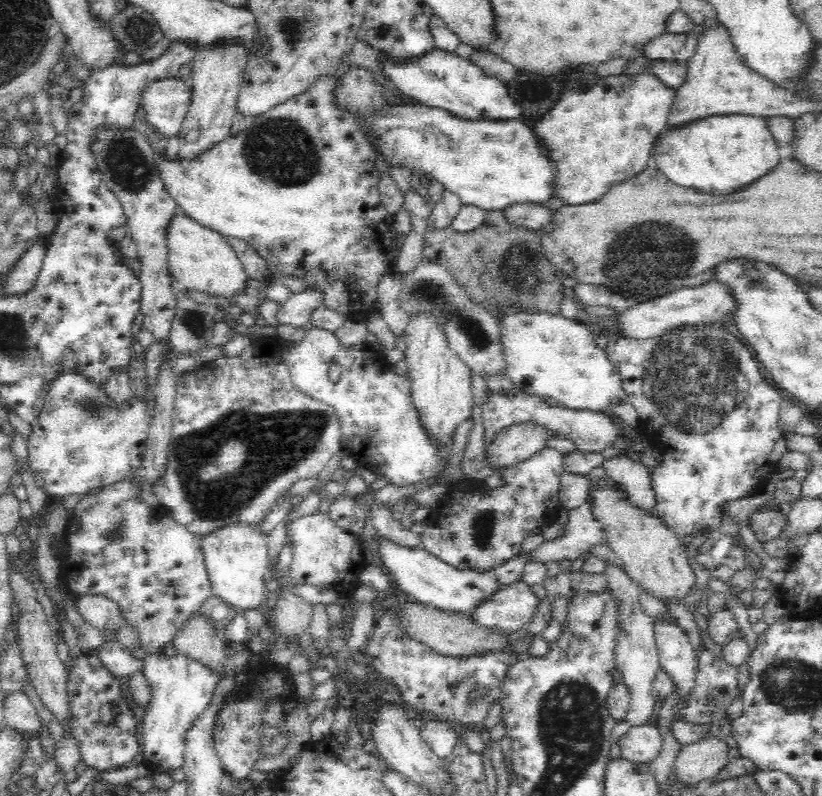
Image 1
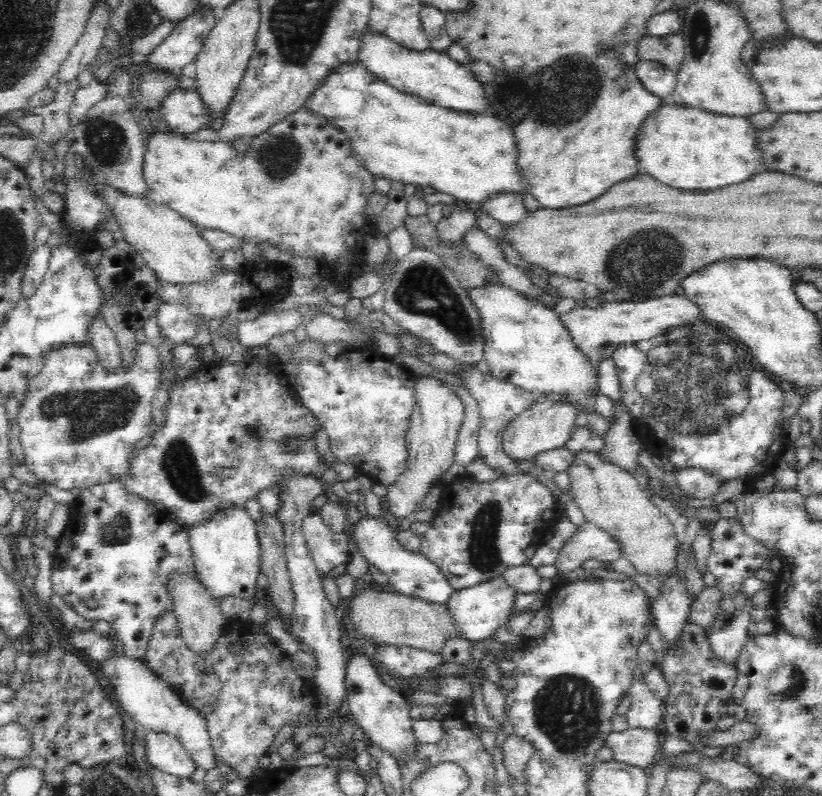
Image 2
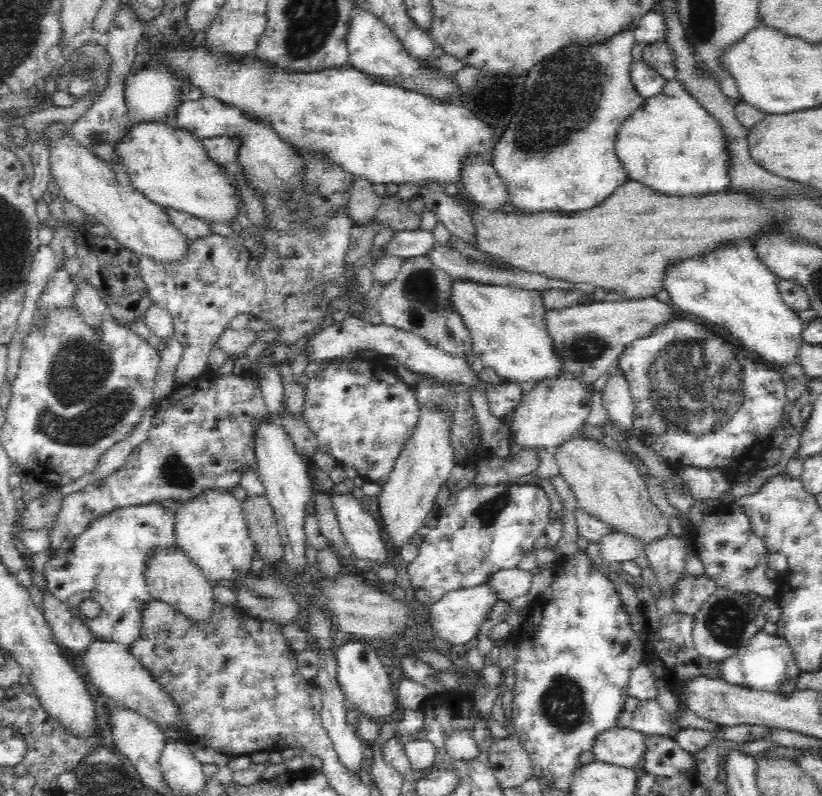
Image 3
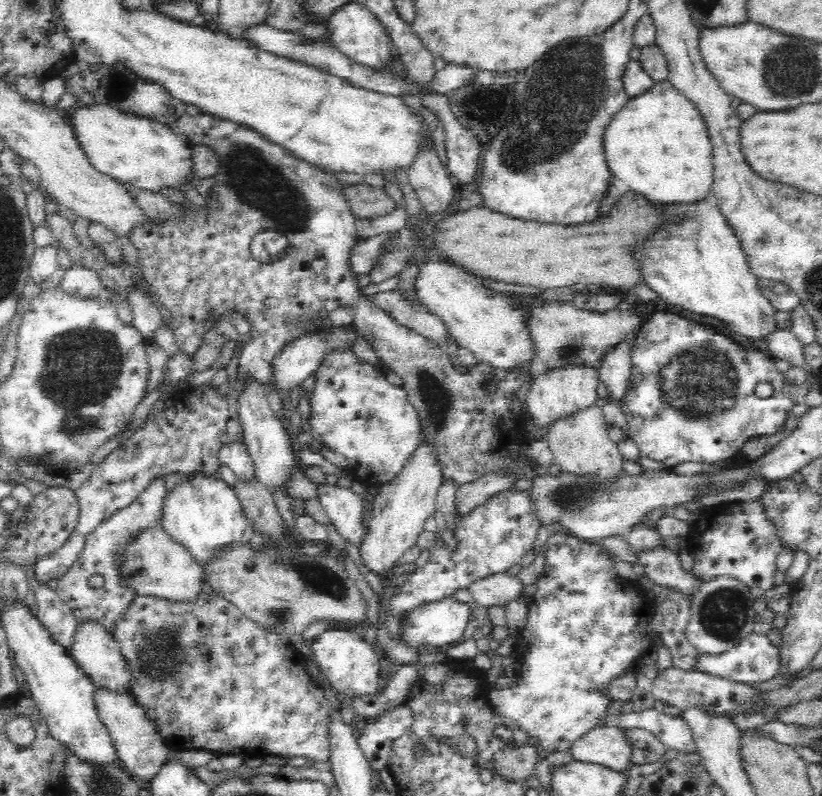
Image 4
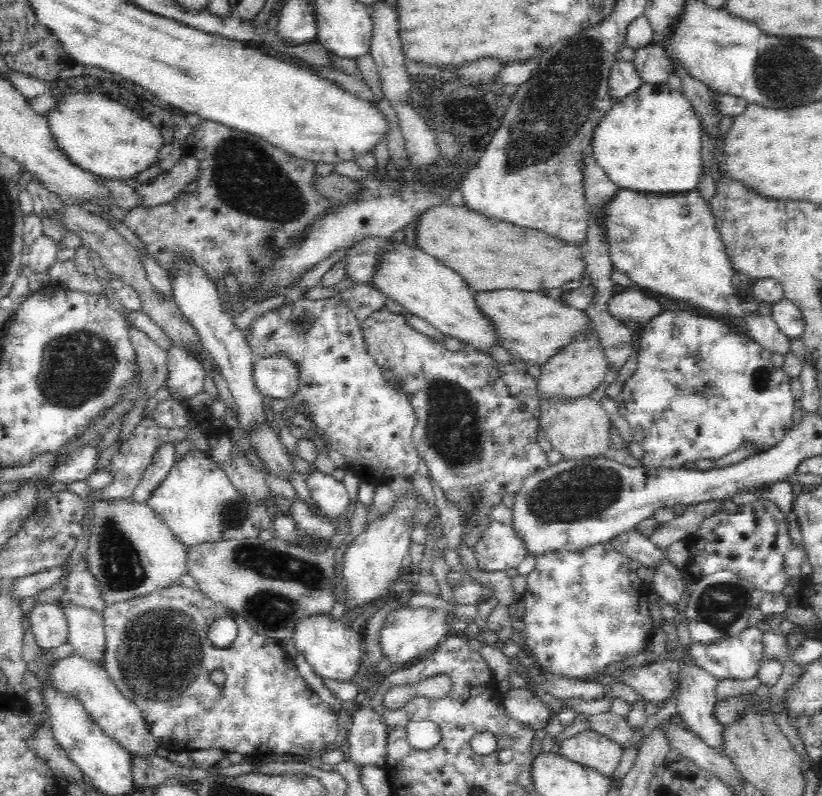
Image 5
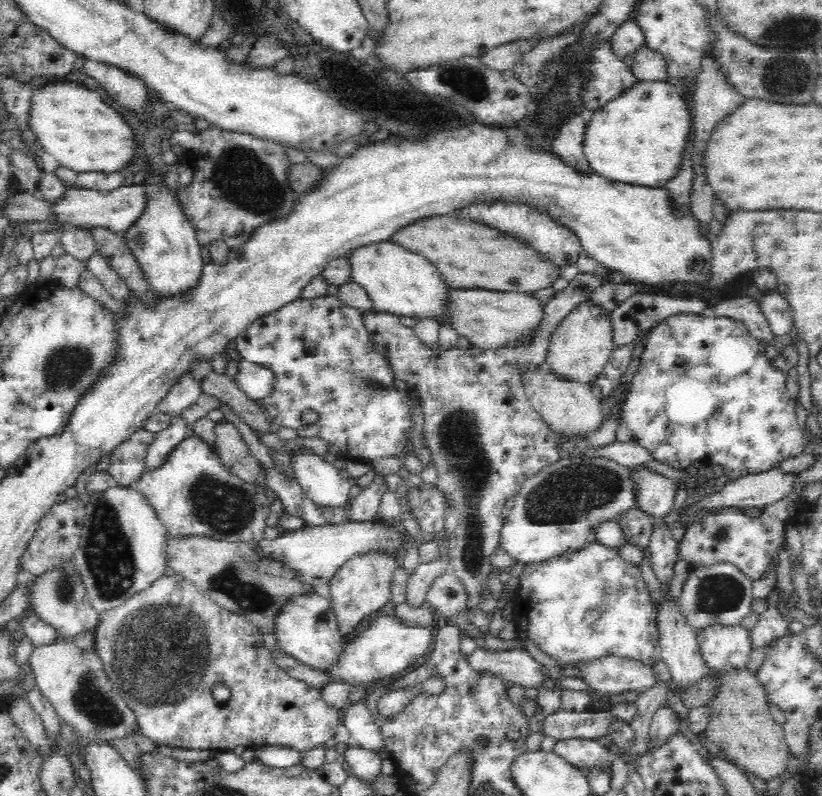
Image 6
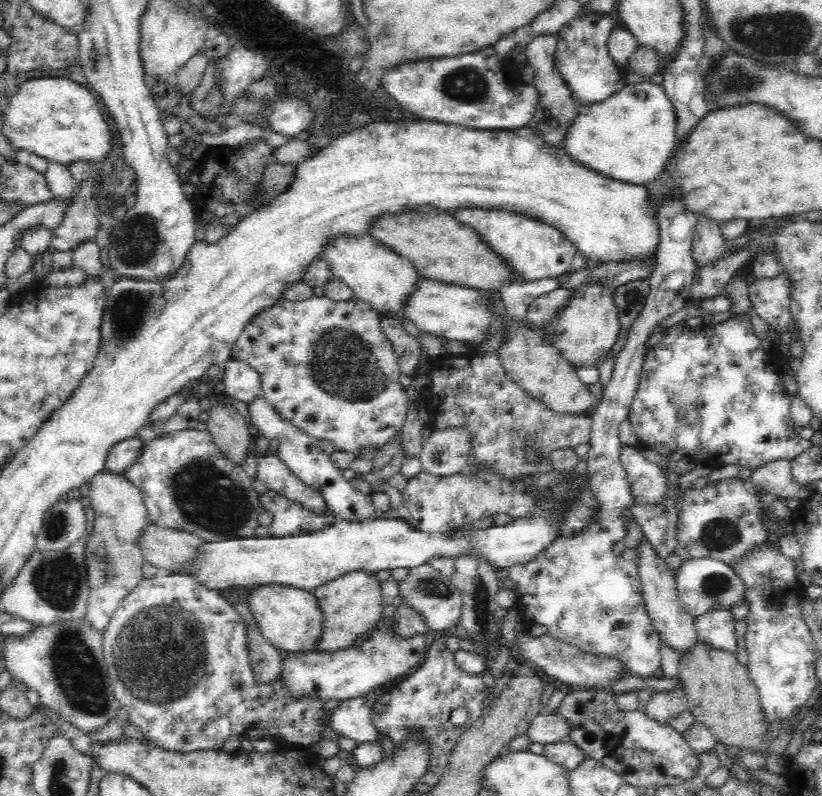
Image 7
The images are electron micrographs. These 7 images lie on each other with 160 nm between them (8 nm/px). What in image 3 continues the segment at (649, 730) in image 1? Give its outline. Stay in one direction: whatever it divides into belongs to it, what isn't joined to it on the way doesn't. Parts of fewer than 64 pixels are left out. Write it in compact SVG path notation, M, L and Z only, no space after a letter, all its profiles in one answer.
M612 728L594 742L594 760L636 768L646 753L647 736L629 728Z

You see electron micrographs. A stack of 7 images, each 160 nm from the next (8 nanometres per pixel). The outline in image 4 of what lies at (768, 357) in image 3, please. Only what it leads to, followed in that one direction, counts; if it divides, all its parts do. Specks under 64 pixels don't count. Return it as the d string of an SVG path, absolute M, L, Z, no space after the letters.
M706 199L690 204L666 204L666 217L670 224L660 228L655 238L637 251L638 261L642 263L644 283L660 296L667 304L676 304L682 310L712 316L716 320L725 320L734 334L740 334L752 342L766 344L768 336L779 329L776 309L770 299L764 296L758 275L750 269L748 257L744 253L739 236L726 221L726 217Z

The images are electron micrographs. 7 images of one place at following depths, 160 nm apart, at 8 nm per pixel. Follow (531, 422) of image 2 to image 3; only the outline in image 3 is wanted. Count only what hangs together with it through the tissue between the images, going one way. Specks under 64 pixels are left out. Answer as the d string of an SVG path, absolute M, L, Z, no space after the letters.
M564 372L564 376L556 380L544 380L534 386L522 397L520 404L515 408L510 422L509 444L514 450L534 450L534 448L546 448L556 450L566 441L578 435L590 412L590 400L592 395L584 389L582 382L578 382Z

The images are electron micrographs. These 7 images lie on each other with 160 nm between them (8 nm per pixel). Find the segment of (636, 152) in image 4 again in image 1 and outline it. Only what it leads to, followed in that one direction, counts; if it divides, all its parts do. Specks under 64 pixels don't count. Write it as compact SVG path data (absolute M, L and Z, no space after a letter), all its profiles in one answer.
M732 114L712 116L692 125L684 125L676 131L668 131L665 128L657 141L652 165L666 174L672 182L712 196L712 194L732 194L748 188L752 182L772 172L781 159L778 144L768 126L767 118Z

